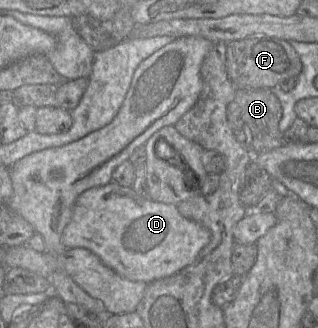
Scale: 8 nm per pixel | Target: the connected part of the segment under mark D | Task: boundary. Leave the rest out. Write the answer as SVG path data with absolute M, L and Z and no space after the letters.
M115 182L84 191L74 203L72 216L63 230L64 249L84 248L120 276L131 281L150 283L172 276L190 265L210 241L210 232L200 223L182 216L178 206L153 201L138 195L132 187Z

